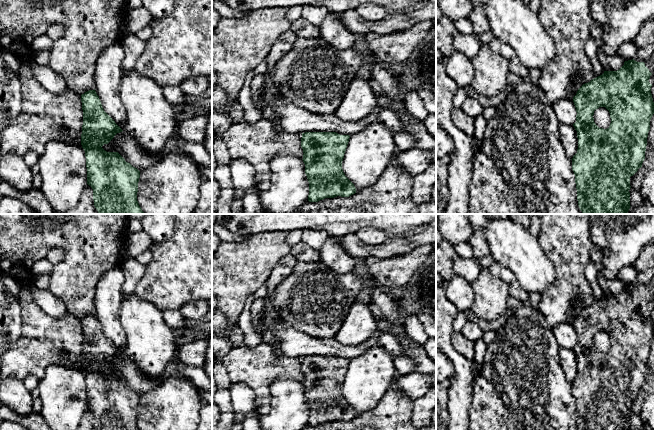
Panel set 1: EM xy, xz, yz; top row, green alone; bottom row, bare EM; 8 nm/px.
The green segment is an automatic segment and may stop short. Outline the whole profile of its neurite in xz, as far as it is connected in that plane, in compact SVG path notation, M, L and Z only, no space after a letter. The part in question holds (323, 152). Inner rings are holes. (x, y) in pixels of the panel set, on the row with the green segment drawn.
M336 132L302 133L302 160L309 182L309 202L337 196L349 197L356 193L354 184L342 169L349 138L349 135Z

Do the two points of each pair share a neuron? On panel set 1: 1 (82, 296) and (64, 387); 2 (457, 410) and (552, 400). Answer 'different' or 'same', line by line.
1: different
2: different

